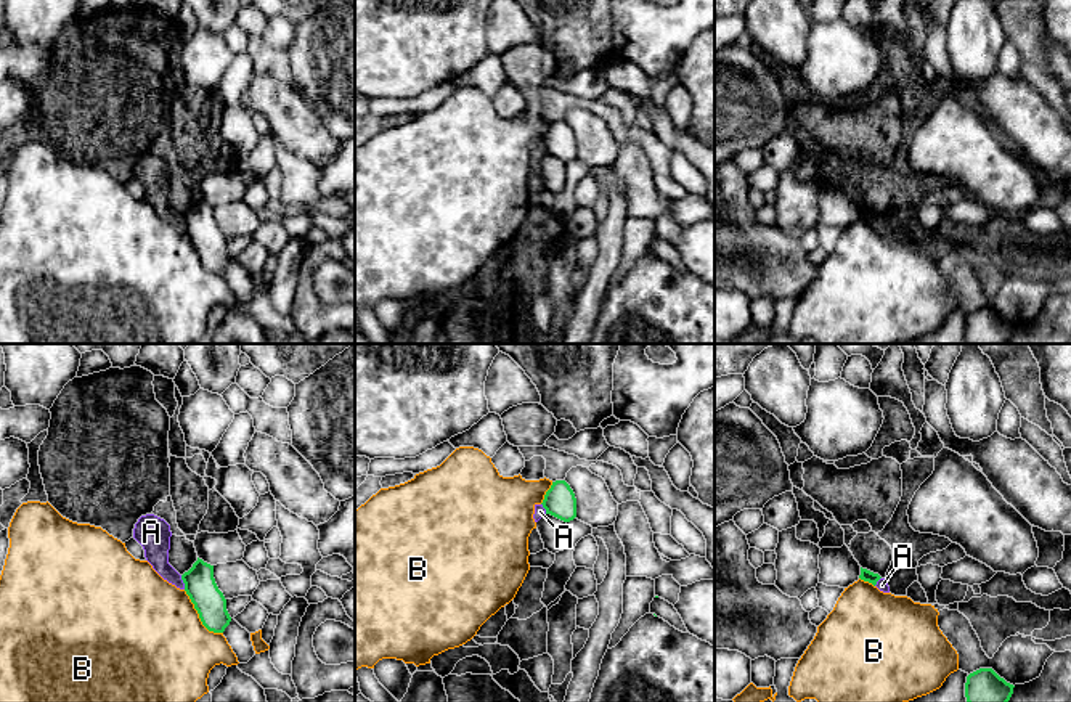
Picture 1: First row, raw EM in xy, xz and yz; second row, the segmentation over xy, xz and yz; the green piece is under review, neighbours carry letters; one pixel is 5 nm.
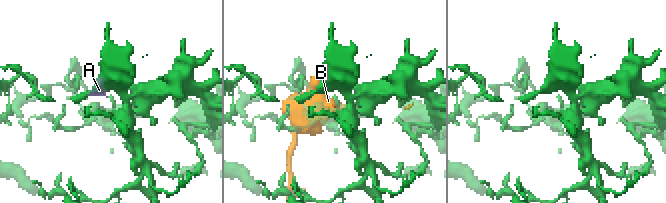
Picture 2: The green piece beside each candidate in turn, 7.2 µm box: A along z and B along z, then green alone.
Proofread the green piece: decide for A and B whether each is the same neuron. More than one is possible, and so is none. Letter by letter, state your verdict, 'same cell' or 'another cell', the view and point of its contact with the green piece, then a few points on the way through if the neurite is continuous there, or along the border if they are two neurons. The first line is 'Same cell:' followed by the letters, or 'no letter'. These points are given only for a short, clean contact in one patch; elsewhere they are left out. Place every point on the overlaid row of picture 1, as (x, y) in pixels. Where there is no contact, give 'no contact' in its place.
Same cell: no letter
A: another cell; contact xy (183, 582); border xy (180, 575), (185, 588)
B: another cell; contact xy (199, 617)

